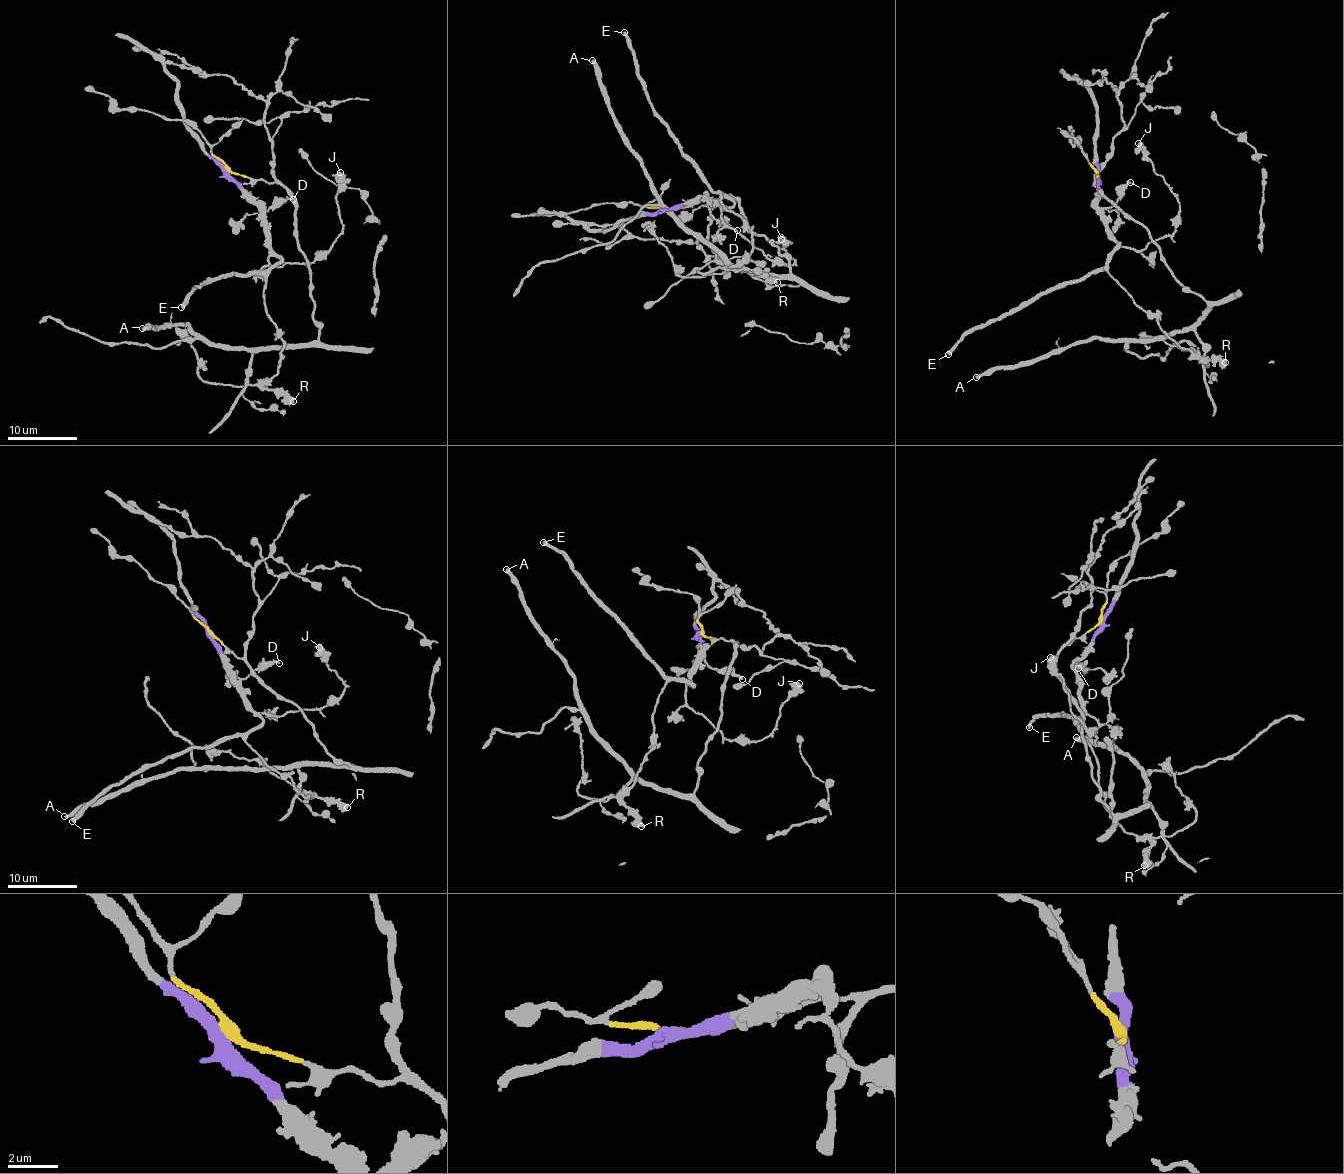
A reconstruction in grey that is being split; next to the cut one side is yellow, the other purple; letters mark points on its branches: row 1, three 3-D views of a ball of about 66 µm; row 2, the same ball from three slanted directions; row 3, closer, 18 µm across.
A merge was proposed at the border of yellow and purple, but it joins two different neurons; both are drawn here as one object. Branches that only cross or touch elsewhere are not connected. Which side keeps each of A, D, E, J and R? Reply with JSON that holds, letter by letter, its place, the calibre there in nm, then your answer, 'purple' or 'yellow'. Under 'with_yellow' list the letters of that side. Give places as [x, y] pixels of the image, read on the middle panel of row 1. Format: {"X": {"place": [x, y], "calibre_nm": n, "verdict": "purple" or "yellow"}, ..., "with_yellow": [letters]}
{"A": {"place": [592, 60], "calibre_nm": 400, "verdict": "yellow"}, "D": {"place": [737, 230], "calibre_nm": 200, "verdict": "purple"}, "E": {"place": [624, 32], "calibre_nm": 360, "verdict": "purple"}, "J": {"place": [781, 239], "calibre_nm": 500, "verdict": "purple"}, "R": {"place": [777, 282], "calibre_nm": 650, "verdict": "purple"}, "with_yellow": ["A"]}

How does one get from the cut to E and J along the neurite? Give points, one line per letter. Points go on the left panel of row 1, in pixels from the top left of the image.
E: (226, 170), (259, 207), (267, 241), (281, 258), (245, 275), (234, 272), (212, 277), (195, 288), (181, 308)
J: (226, 170), (259, 207), (268, 260), (273, 265), (307, 265), (328, 250), (341, 232), (337, 204), (341, 172)

